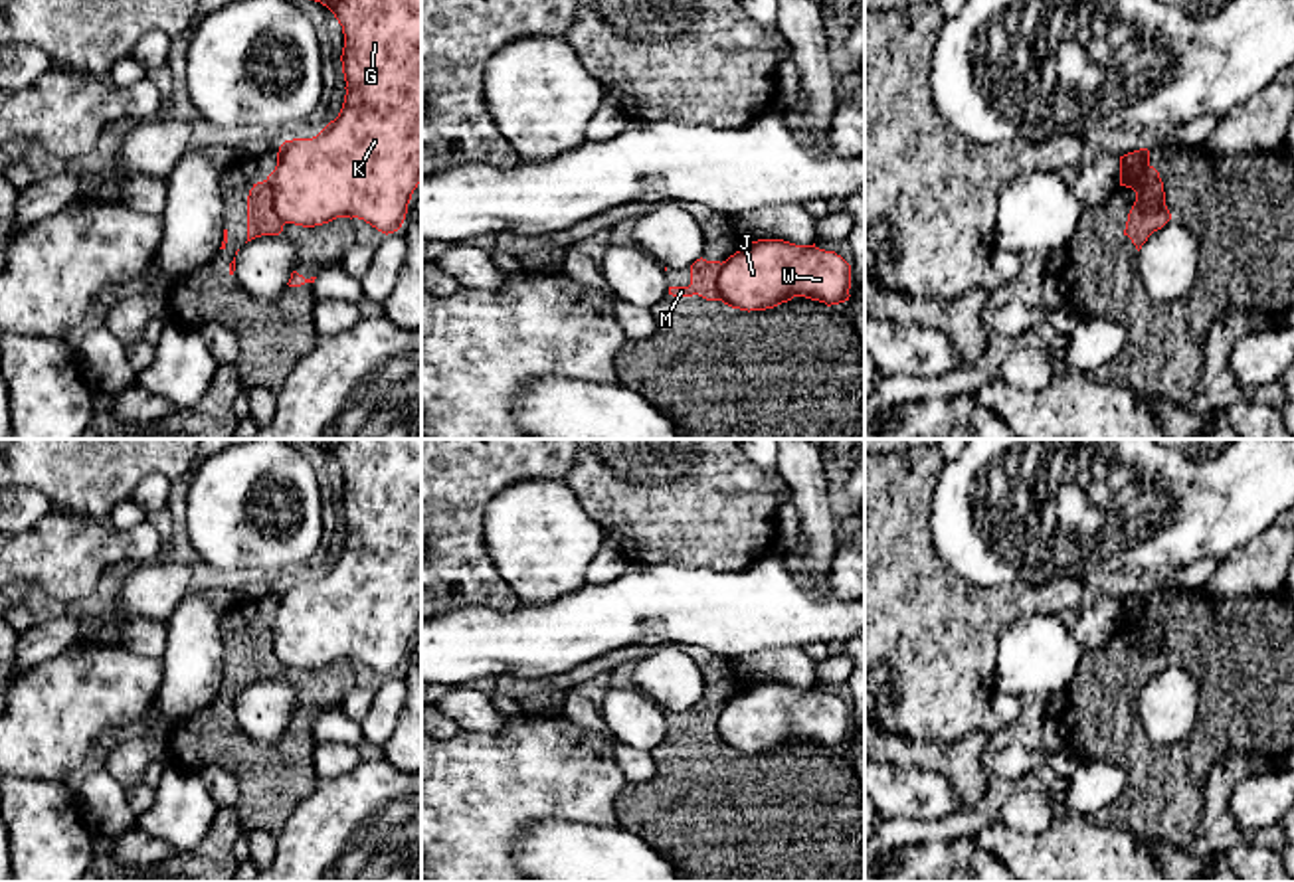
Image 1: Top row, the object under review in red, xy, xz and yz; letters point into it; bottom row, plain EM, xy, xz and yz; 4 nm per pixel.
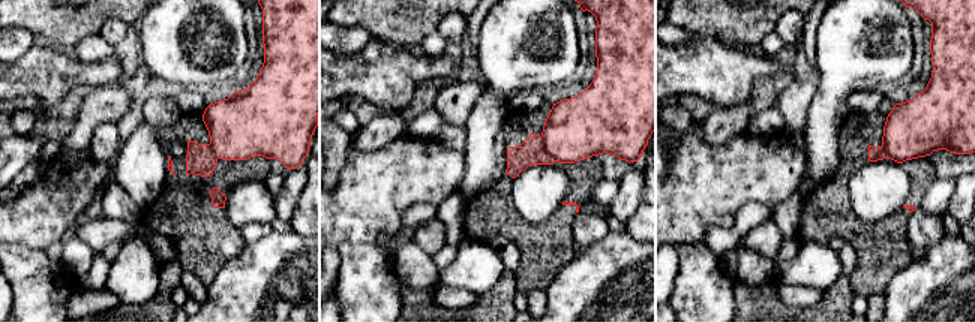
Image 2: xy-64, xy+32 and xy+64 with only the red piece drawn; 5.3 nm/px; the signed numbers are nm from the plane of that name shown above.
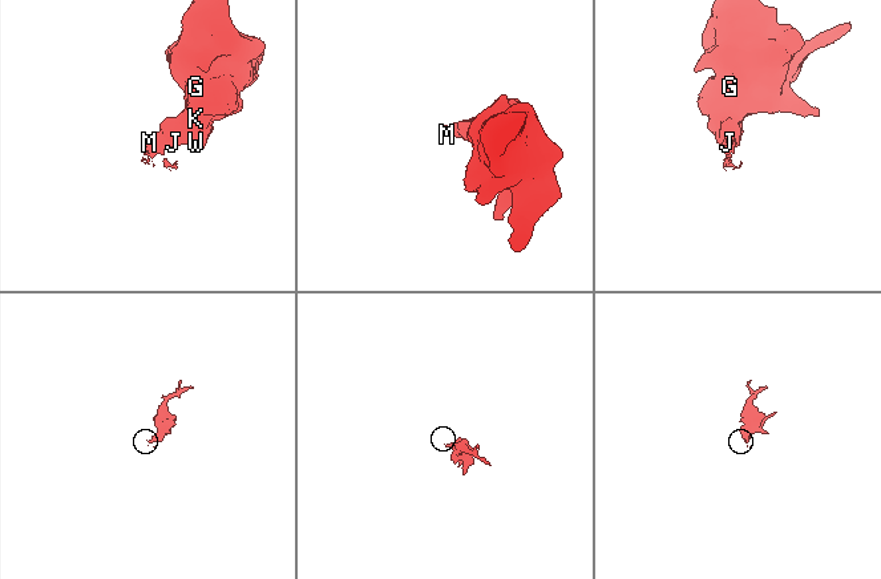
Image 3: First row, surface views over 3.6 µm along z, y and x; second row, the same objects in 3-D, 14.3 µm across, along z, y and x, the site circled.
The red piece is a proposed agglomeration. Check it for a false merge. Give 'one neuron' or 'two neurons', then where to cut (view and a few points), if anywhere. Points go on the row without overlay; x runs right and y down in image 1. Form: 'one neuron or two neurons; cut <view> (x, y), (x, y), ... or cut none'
two neurons; cut xy (266, 623), (274, 635), (274, 653), (285, 665)

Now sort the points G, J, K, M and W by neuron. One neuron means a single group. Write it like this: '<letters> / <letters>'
G J K W / M

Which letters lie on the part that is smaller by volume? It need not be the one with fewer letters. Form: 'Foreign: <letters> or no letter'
Foreign: M

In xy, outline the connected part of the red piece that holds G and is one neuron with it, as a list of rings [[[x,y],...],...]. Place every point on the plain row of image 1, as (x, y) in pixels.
[[[307,439],[326,449],[344,477],[342,552],[313,581],[285,583],[267,619],[285,666],[315,670],[358,661],[382,676],[402,670],[421,625],[421,439]]]

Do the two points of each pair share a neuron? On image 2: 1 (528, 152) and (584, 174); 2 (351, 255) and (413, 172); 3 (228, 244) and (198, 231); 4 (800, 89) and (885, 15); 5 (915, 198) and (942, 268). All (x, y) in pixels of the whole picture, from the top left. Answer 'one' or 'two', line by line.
1: one
2: two
3: one
4: two
5: two

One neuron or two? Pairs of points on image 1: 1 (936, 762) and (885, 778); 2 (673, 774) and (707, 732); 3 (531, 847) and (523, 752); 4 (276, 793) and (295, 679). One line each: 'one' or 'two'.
1: two
2: one
3: two
4: one

